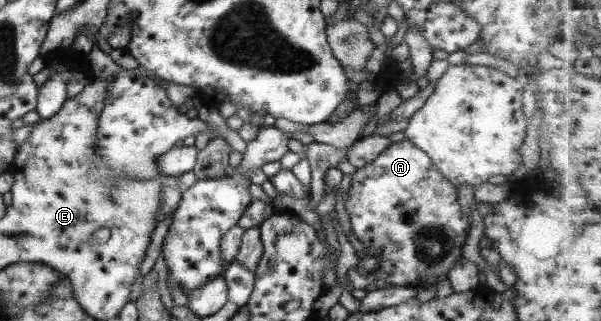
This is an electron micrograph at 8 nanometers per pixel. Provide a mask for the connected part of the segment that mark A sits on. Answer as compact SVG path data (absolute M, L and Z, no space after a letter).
M407 139L392 142L374 161L355 168L347 187L344 210L351 222L352 235L366 250L380 249L380 261L371 271L382 286L419 286L423 277L448 274L462 254L469 230L469 218L458 205L457 189L432 165L431 159Z

